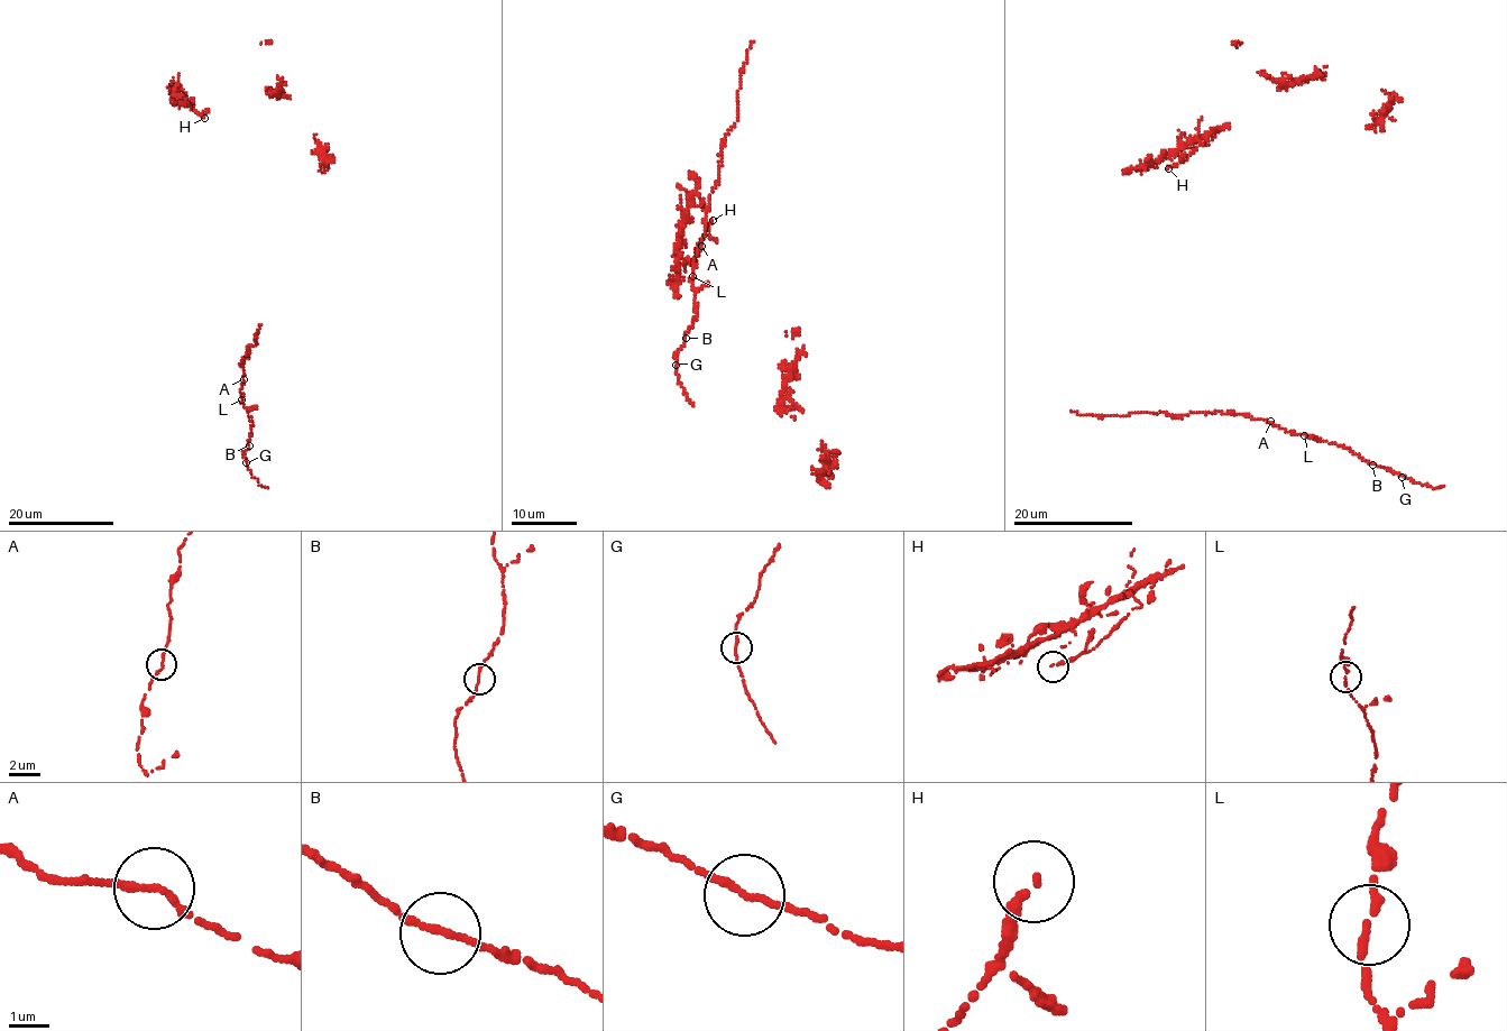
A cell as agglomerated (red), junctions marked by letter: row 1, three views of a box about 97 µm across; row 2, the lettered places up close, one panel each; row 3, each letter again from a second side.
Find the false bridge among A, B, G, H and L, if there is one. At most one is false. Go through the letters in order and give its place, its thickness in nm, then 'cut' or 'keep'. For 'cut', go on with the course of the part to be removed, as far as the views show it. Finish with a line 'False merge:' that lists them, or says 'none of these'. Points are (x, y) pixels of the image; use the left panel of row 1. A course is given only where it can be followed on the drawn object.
A: at (244, 379); 180 nm thick; keep
B: at (249, 445); 160 nm thick; keep
G: at (246, 462); 170 nm thick; keep
H: at (204, 118); 200 nm thick; keep
L: at (241, 399); 170 nm thick; keep
False merge: none of these

